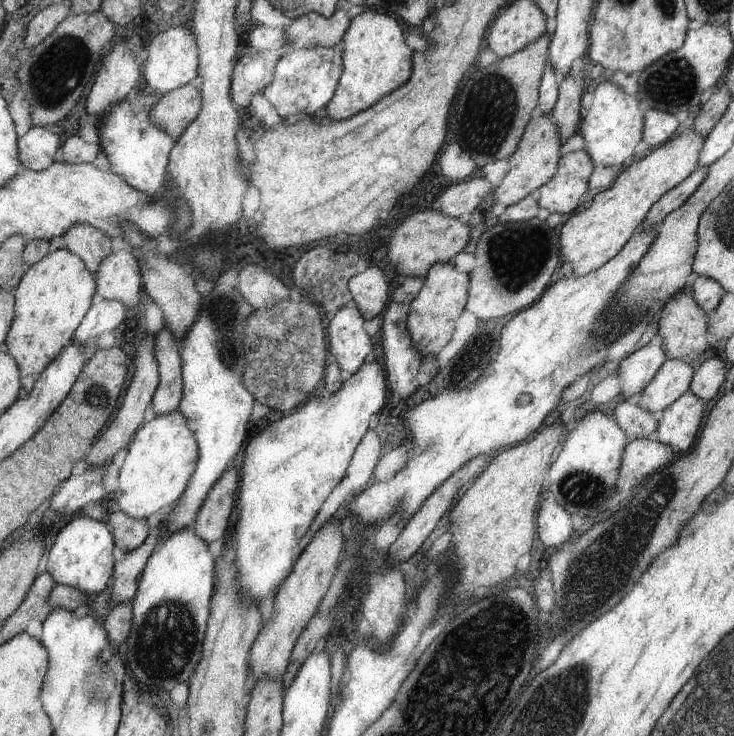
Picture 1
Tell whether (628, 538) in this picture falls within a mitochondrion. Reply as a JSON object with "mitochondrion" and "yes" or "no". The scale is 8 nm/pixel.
{"mitochondrion":"yes"}

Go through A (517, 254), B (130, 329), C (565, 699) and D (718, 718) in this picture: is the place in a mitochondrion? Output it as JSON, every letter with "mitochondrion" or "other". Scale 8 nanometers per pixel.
{"A":"mitochondrion","B":"other","C":"mitochondrion","D":"mitochondrion"}

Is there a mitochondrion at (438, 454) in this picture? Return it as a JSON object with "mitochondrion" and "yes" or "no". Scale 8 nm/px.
{"mitochondrion":"yes"}

